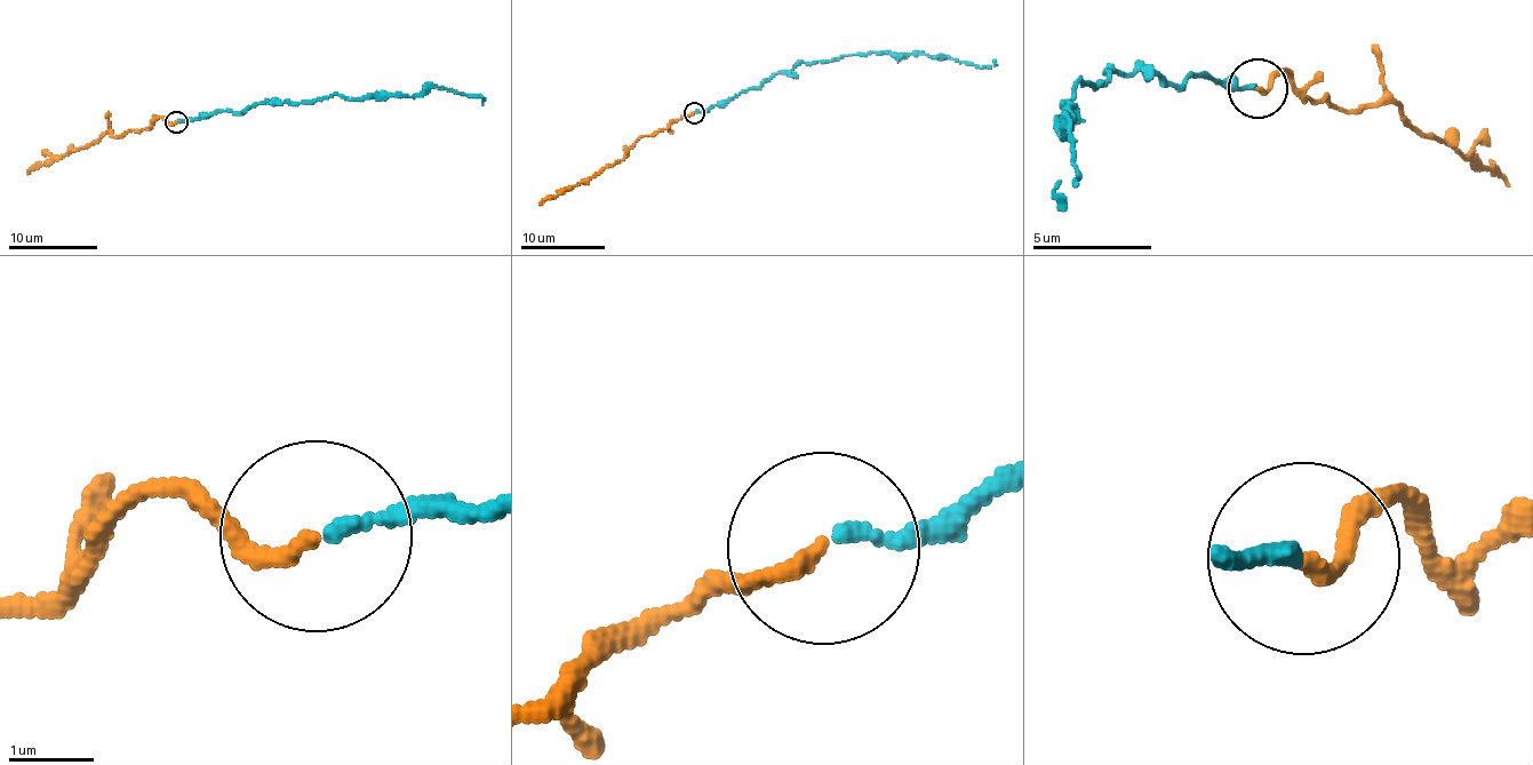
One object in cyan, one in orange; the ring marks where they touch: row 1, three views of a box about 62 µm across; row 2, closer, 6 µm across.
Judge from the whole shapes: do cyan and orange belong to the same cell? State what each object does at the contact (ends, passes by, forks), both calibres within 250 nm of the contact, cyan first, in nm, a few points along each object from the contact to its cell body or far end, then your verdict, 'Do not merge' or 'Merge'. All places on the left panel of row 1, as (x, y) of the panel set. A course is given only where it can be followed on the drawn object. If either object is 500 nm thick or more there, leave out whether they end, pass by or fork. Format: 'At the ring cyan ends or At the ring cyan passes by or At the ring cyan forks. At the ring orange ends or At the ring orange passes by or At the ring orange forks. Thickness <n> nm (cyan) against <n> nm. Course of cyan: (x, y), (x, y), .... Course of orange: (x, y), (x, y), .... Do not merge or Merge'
At the ring cyan ends. At the ring orange ends. Thickness 170 nm (cyan) against 190 nm. Course of cyan: (177, 121), (258, 103), (412, 96), (440, 87), (477, 94), (482, 104). Course of orange: (175, 121), (167, 122), (160, 117), (148, 127), (114, 137), (109, 132), (85, 146), (50, 158), (28, 173). Do not merge

